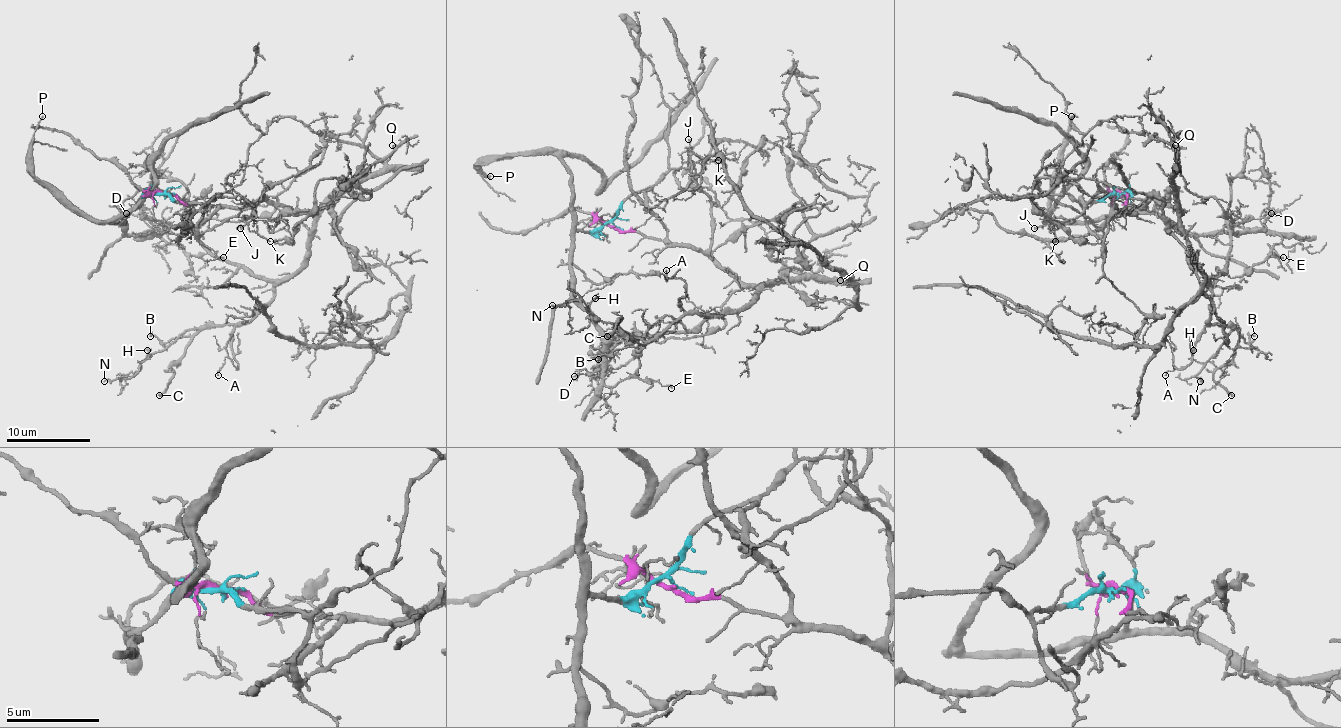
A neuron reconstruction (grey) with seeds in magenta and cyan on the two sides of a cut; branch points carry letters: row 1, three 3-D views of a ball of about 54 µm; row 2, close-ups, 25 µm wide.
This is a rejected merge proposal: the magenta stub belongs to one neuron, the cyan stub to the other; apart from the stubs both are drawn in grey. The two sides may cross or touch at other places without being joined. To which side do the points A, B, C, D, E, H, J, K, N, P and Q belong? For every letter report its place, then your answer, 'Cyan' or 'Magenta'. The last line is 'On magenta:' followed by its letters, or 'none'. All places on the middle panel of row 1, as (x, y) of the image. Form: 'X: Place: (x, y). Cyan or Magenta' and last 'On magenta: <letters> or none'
A: Place: (666, 270). Magenta
B: Place: (598, 359). Magenta
C: Place: (607, 336). Magenta
D: Place: (574, 376). Cyan
E: Place: (671, 388). Cyan
H: Place: (595, 298). Magenta
J: Place: (688, 139). Magenta
K: Place: (718, 160). Magenta
N: Place: (552, 305). Magenta
P: Place: (490, 176). Cyan
Q: Place: (840, 280). Magenta
On magenta: A, B, C, H, J, K, N, Q

